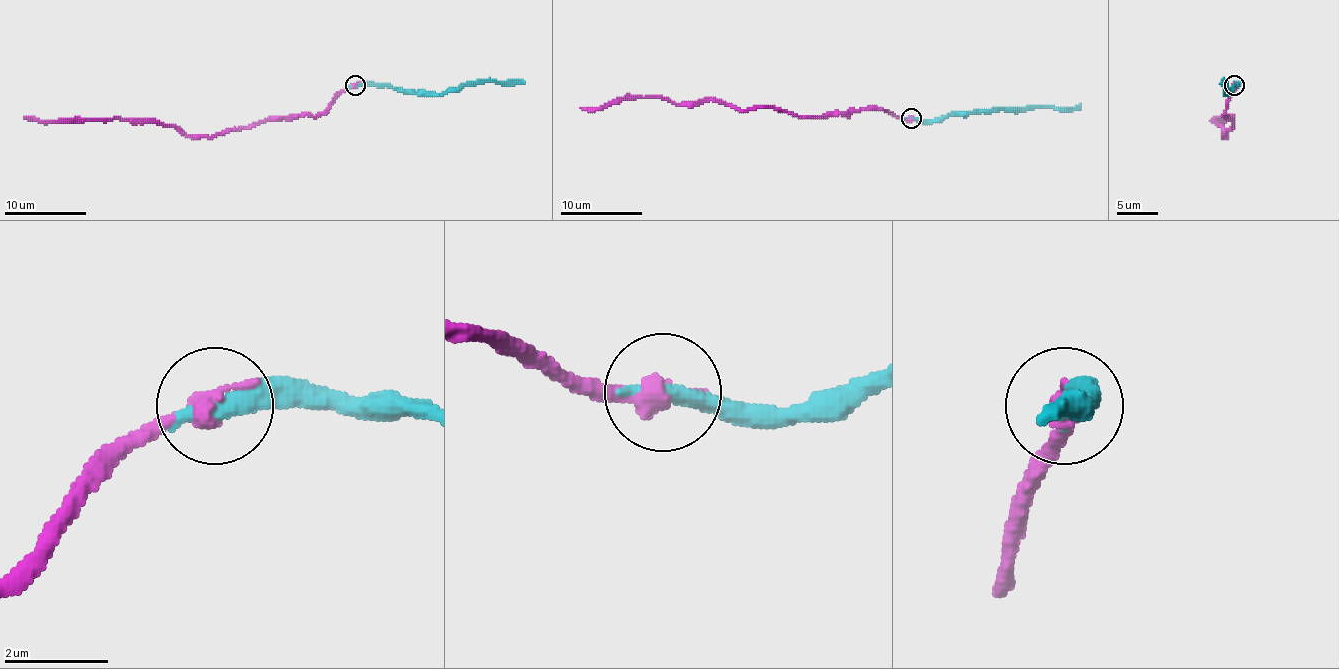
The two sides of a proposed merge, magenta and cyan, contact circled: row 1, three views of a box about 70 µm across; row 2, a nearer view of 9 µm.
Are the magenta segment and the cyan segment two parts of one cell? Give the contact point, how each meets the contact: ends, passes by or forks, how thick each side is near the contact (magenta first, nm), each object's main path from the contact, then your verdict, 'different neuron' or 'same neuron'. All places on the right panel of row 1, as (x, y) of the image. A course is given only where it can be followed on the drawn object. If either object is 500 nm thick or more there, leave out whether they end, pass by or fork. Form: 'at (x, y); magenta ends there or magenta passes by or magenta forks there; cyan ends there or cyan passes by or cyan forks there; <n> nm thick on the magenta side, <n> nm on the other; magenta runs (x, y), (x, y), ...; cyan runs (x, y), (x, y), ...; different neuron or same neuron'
at (1234, 85); magenta ends there; cyan ends there; 440 nm thick on the magenta side, 460 nm on the other; magenta runs (1234, 86), (1226, 114), (1232, 126), (1223, 137), (1215, 122), (1219, 118), (1213, 120), (1223, 120), (1223, 116); cyan runs (1234, 86), (1228, 94), (1223, 81), (1219, 83); same neuron

